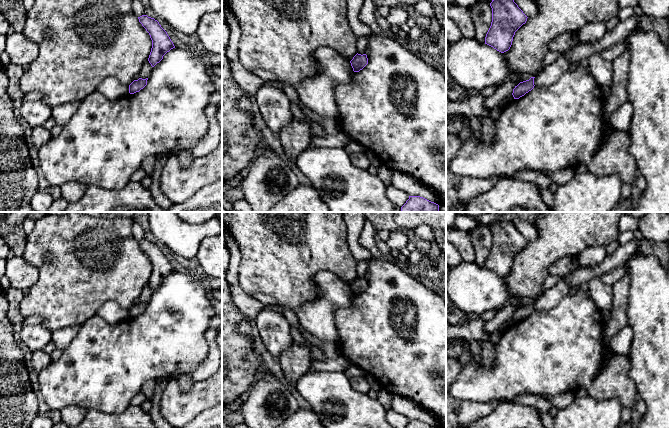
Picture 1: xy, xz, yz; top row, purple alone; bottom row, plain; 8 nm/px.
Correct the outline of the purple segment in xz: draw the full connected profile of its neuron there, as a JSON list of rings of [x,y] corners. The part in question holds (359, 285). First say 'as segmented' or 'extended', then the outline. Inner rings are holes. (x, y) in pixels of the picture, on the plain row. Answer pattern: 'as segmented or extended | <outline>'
as segmented | [[[356,278],[350,285],[354,296],[359,296],[368,288],[368,282],[366,278]]]

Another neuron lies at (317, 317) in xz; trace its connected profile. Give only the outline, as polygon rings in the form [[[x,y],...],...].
[[[319,272],[316,281],[323,296],[302,305],[296,315],[306,331],[321,341],[337,345],[335,314],[339,309],[349,307],[354,295],[350,285],[331,272]]]

